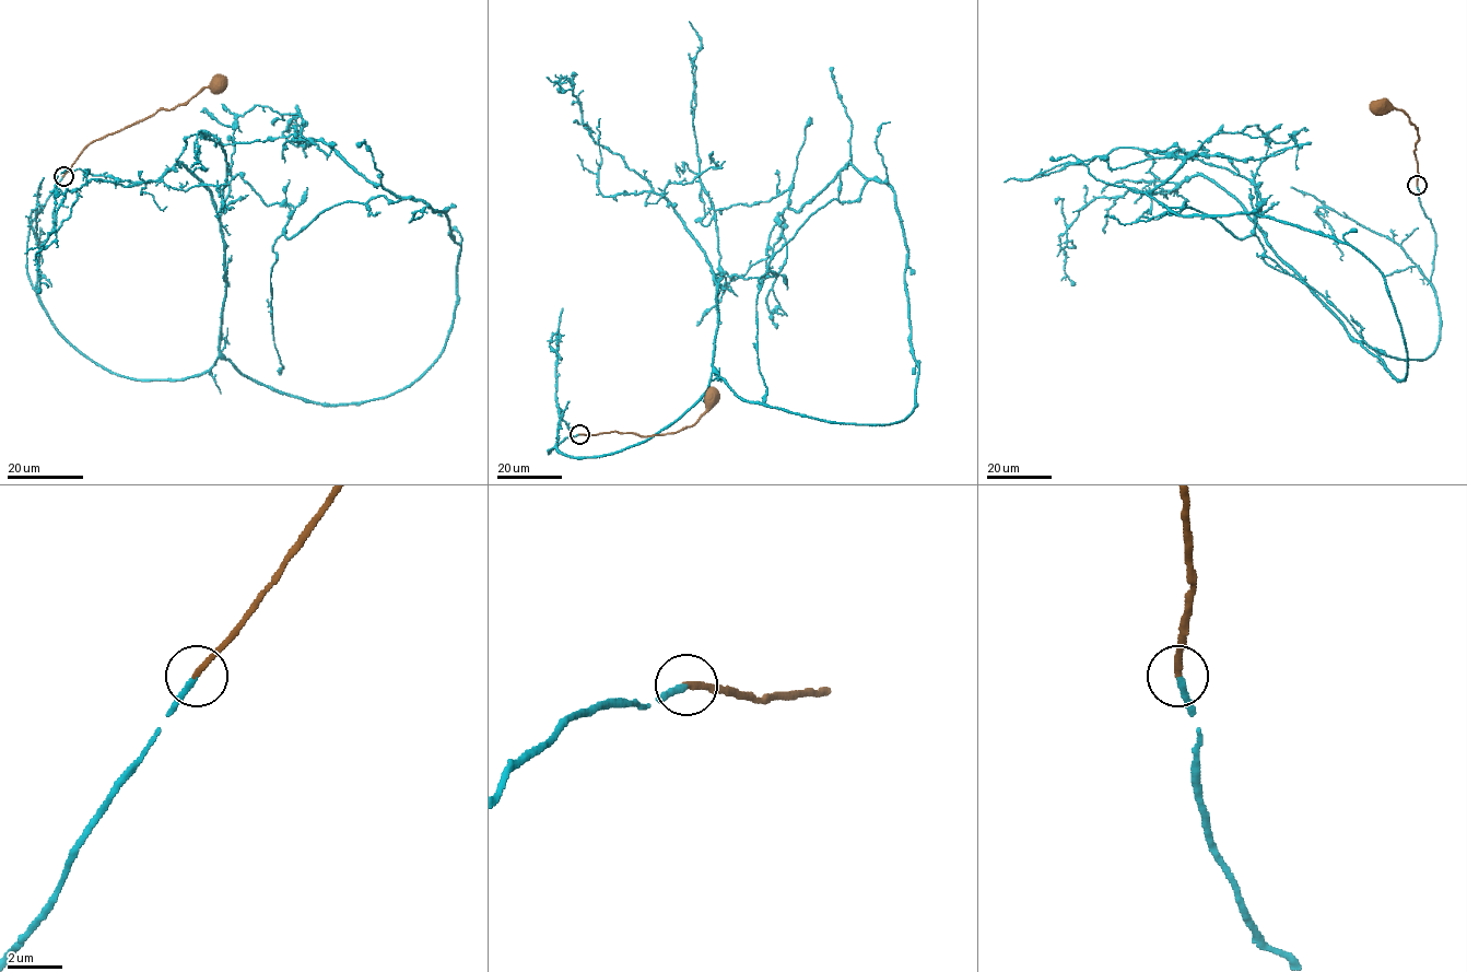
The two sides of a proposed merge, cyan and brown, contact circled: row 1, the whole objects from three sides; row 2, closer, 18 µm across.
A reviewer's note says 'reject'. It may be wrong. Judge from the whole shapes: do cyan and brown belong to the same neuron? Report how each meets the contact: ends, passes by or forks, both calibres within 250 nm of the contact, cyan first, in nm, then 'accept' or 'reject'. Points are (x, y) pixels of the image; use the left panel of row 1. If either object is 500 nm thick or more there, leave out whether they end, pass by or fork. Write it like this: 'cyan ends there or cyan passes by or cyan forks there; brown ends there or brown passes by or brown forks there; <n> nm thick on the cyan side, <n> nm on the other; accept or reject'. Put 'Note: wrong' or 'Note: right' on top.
Note: wrong
cyan ends there; brown ends there; 220 nm thick on the cyan side, 240 nm on the other; accept

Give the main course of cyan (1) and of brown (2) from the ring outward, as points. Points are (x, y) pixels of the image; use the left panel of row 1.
1: (63, 175), (27, 241), (51, 324), (186, 379), (219, 356), (222, 145), (301, 135), (380, 184), (358, 144)
2: (63, 175), (91, 143), (160, 109), (173, 109), (214, 83)

